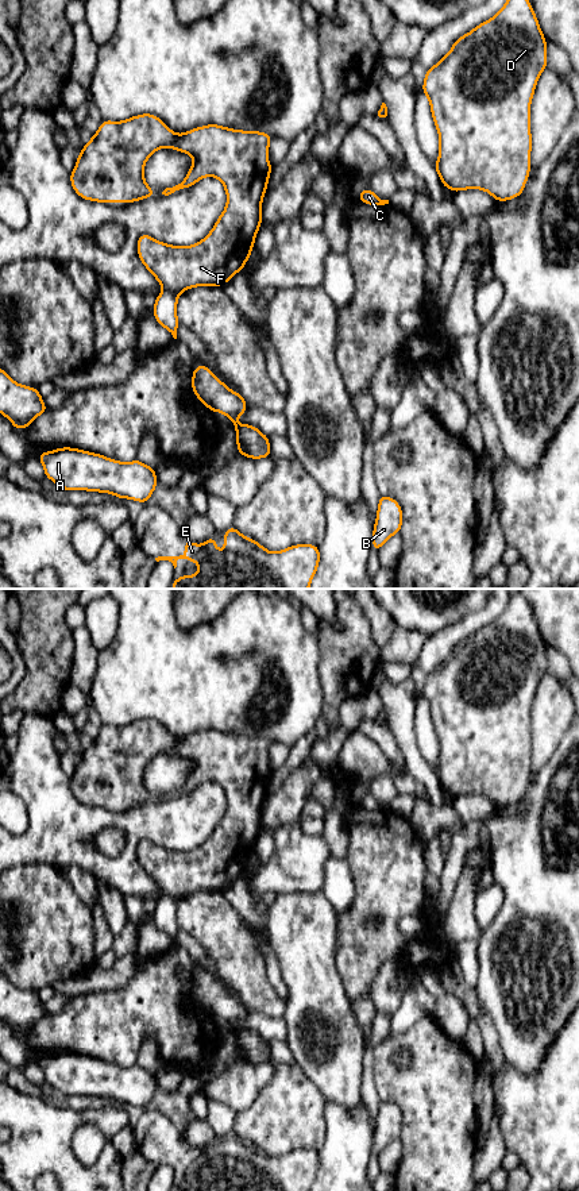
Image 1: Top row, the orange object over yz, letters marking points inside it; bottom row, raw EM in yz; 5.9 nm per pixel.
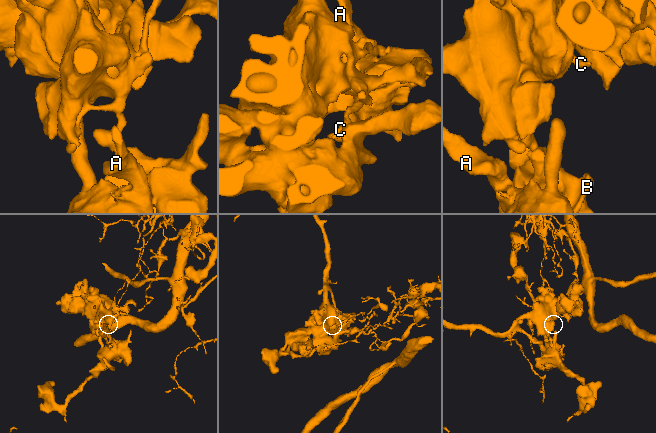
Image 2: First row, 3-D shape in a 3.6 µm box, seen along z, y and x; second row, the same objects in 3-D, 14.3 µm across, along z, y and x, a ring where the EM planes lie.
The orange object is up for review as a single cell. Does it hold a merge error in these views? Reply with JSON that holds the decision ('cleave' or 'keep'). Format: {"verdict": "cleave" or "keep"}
{"verdict": "cleave"}

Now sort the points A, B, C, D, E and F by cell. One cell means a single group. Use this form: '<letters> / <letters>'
A B D E F / C

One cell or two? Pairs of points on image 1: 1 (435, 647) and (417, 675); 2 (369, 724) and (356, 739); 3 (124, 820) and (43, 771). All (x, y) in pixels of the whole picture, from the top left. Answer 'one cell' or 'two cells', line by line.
1: two cells
2: two cells
3: one cell

